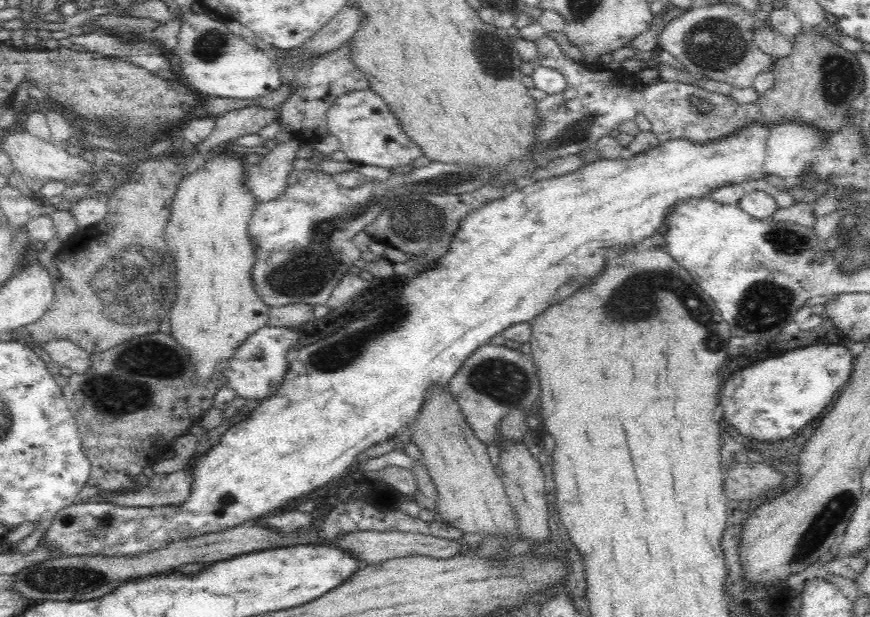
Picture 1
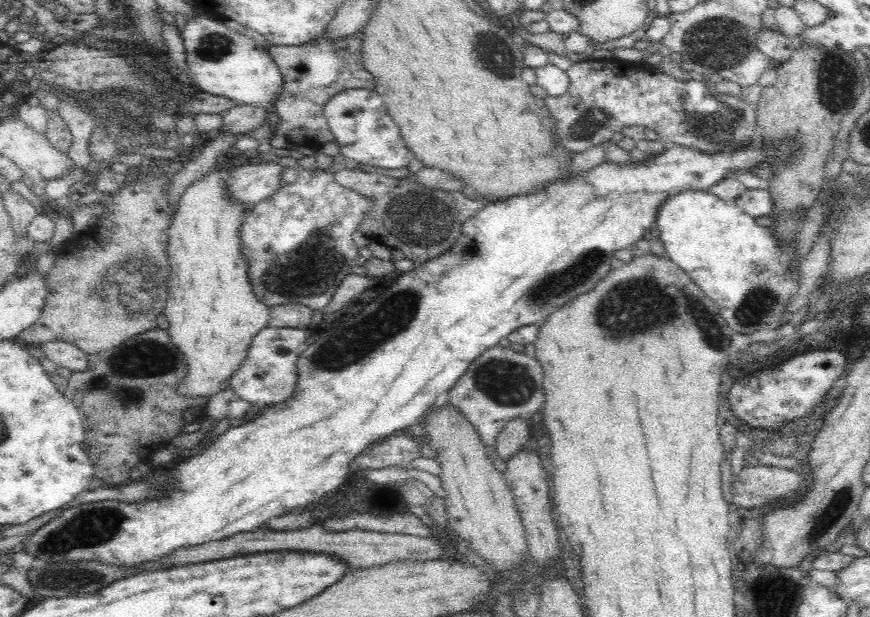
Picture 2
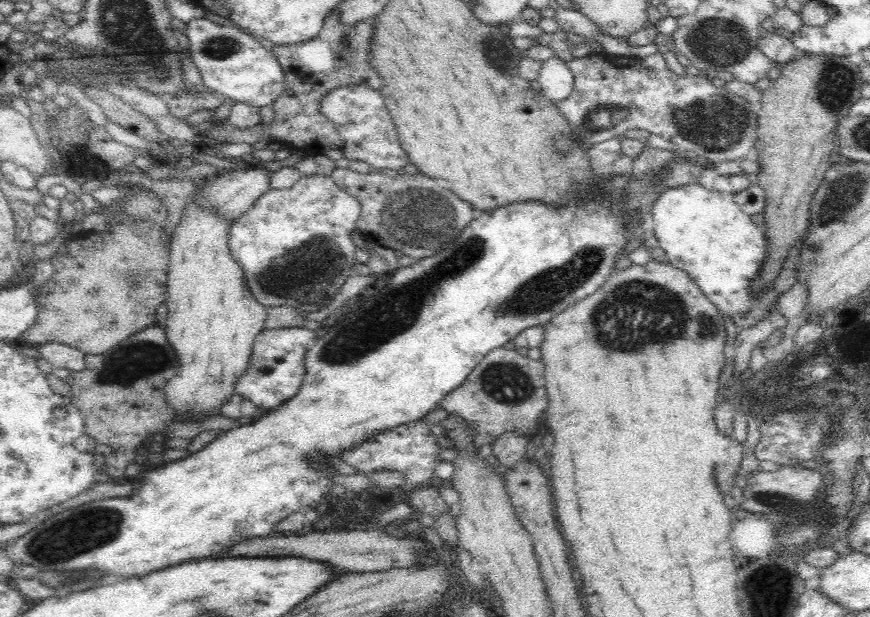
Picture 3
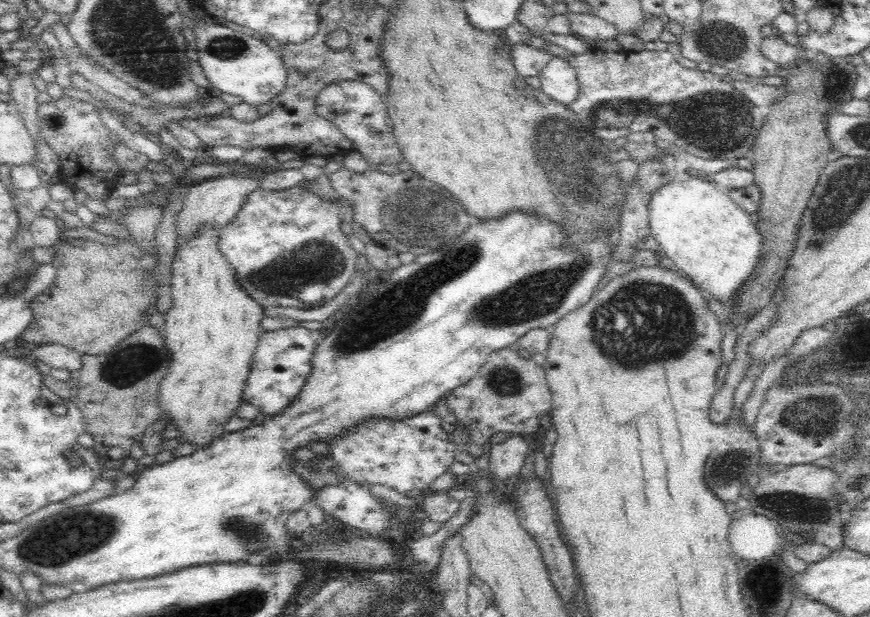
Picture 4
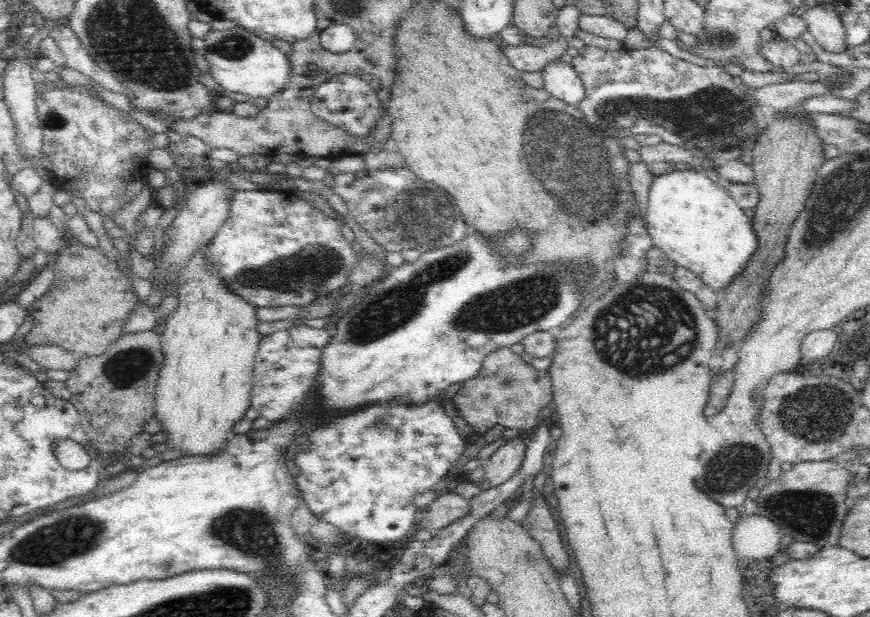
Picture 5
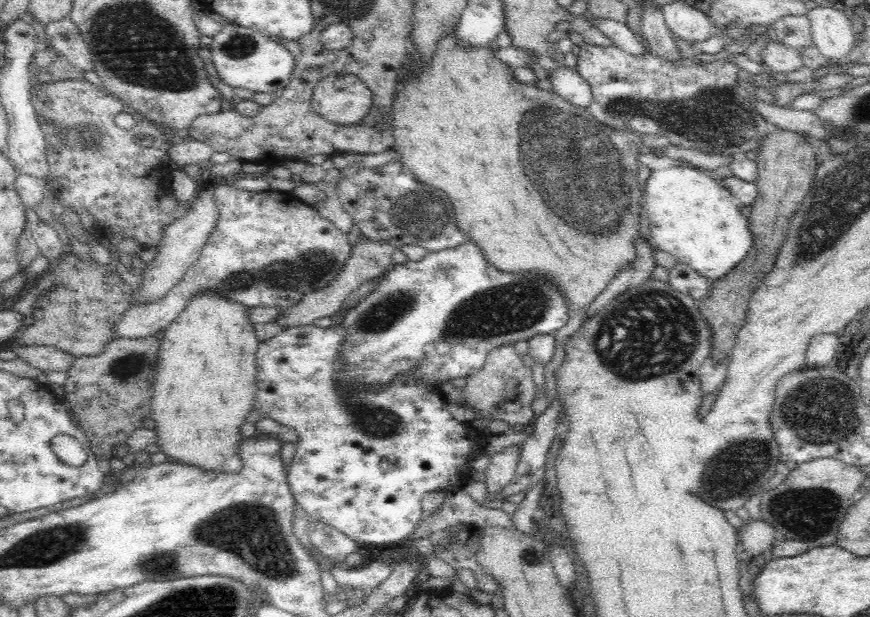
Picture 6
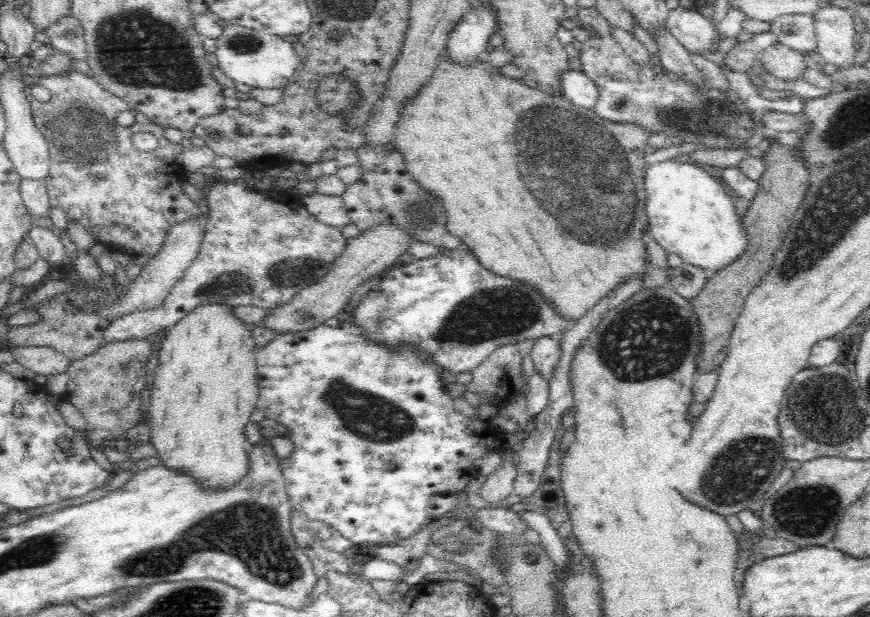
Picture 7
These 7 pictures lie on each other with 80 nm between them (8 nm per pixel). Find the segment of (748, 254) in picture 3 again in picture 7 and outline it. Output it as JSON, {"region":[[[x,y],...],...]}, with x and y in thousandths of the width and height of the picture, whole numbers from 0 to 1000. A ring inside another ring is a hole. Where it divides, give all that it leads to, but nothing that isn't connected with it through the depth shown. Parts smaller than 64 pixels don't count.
{"region":[[[772,258],[741,272],[740,298],[744,311],[745,376],[768,410],[775,408],[785,425],[823,441],[844,425],[855,408],[860,395],[857,374],[853,371],[852,353],[845,345],[844,324],[834,314],[837,306],[825,282],[797,263],[778,263]]]}

